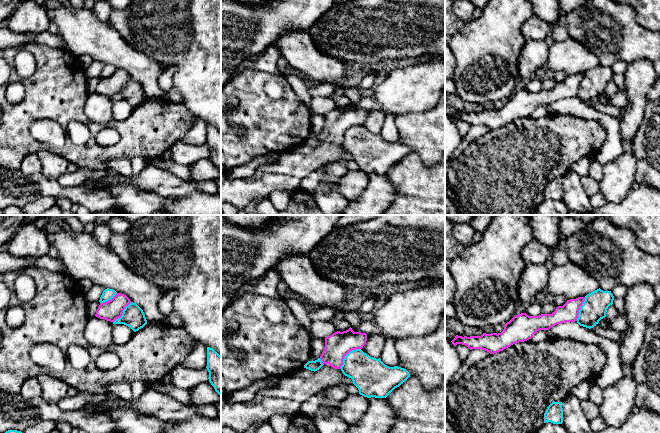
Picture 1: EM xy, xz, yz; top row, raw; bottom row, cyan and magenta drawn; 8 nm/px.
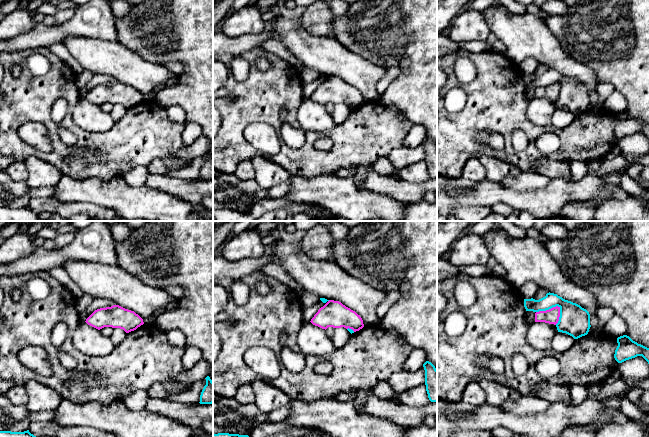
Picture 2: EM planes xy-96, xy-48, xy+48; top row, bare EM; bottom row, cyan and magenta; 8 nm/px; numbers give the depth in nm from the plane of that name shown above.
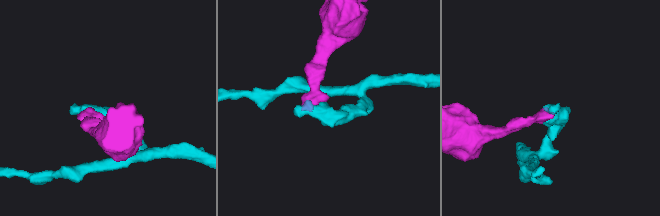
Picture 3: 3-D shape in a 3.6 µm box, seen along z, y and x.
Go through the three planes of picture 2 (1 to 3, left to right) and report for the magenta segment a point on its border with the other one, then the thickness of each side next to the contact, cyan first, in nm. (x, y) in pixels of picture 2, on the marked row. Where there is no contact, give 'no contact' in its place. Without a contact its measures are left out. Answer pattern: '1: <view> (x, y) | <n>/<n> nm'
1: no contact
2: xy-48 (351, 329) | 40/220 nm
3: xy+48 (554, 306) | 240/120 nm

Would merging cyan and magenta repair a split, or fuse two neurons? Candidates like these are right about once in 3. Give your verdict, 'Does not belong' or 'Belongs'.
Does not belong

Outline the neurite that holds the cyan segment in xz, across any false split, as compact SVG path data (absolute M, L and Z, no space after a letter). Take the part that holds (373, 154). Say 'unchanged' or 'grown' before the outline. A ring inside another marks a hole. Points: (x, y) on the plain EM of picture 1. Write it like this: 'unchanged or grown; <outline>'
unchanged; M361 125L352 126L344 133L341 147L352 155L359 170L367 174L386 174L410 153L406 145L389 143Z

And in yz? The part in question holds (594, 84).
unchanged; M600 64L587 70L580 83L577 99L586 104L593 104L606 93L607 85L613 80L614 72L611 67Z

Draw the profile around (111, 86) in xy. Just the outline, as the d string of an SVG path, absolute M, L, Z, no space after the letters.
M117 69L111 76L100 79L95 92L114 98L122 92L123 86L131 79L130 75L121 69Z

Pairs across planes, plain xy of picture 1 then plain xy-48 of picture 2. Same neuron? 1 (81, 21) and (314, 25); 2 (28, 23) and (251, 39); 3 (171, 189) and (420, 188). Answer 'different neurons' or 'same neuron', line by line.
1: different neurons
2: different neurons
3: same neuron

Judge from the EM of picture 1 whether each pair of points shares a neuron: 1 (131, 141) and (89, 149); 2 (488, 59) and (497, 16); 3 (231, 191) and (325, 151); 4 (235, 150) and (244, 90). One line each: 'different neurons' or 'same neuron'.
1: same neuron
2: same neuron
3: same neuron
4: same neuron

